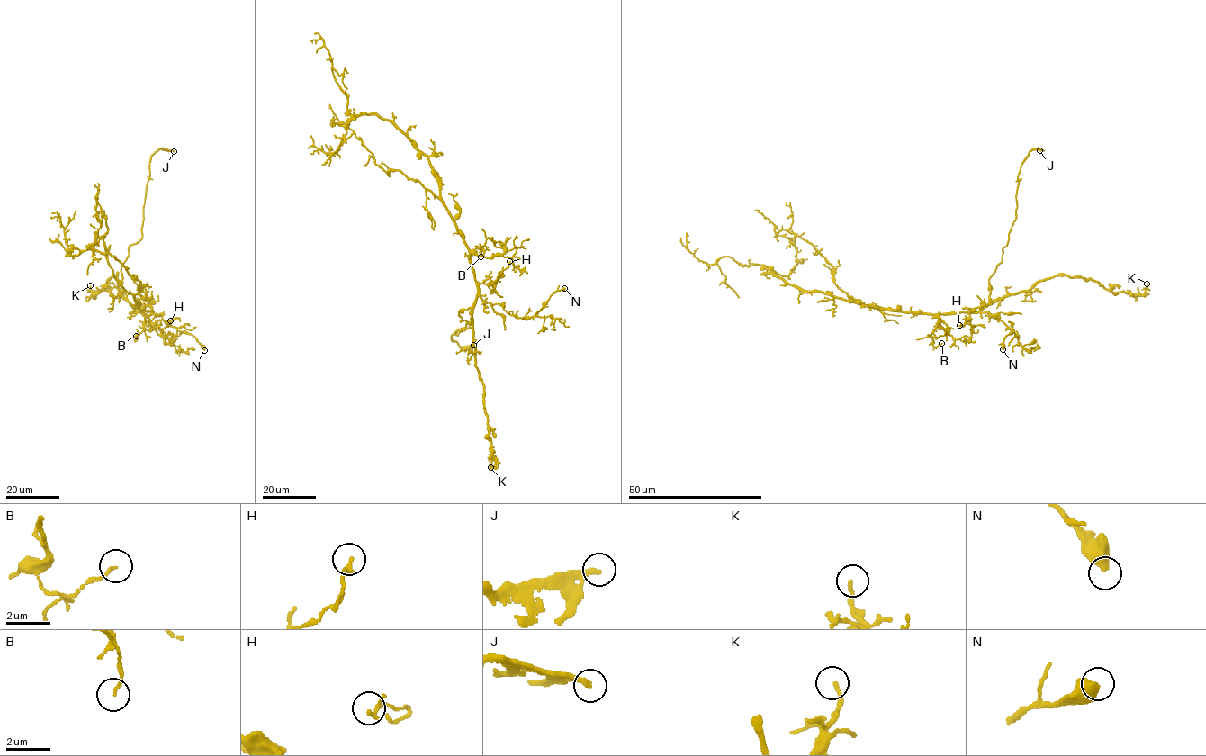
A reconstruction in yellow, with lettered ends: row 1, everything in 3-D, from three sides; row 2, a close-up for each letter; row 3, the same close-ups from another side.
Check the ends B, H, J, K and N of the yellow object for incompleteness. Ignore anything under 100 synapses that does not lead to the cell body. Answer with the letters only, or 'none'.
J

